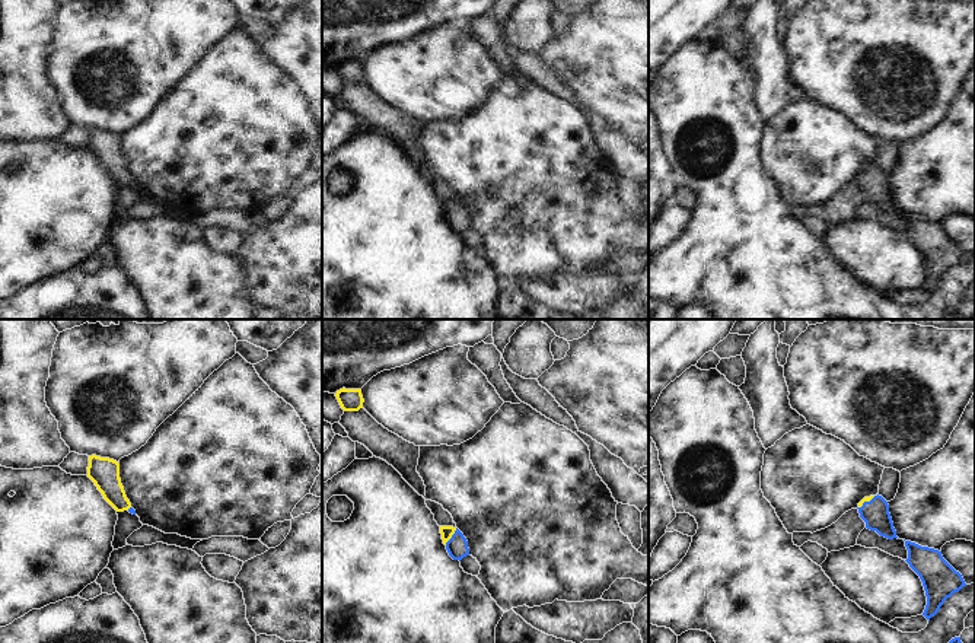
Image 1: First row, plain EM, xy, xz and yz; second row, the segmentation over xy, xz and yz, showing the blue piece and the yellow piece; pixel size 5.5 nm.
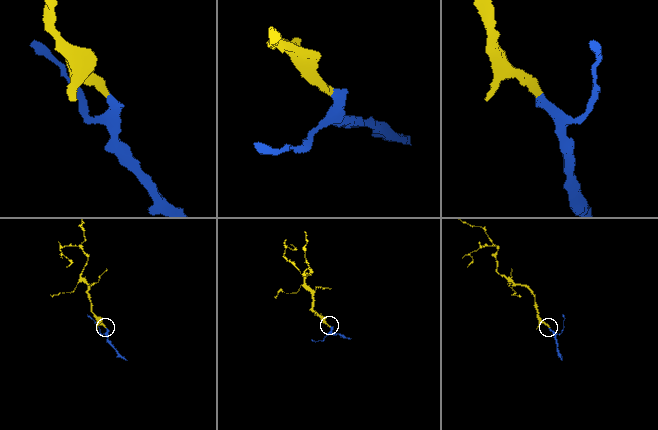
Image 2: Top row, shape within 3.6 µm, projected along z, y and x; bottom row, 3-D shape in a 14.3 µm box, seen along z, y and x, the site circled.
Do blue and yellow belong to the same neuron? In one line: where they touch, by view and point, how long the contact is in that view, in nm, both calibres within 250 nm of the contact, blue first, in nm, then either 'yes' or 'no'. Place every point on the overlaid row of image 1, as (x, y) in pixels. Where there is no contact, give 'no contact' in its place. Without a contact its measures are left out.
xz (452, 537) | 120 nm | 120/70 nm | yes

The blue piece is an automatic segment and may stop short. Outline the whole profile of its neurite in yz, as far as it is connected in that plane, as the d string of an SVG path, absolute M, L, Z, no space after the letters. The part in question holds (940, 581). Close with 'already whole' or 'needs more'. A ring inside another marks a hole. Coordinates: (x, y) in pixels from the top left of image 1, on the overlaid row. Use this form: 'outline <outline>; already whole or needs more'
outline M905 541L909 567L920 576L927 605L923 615L930 621L947 598L966 586L962 574L941 556L941 551Z; already whole

